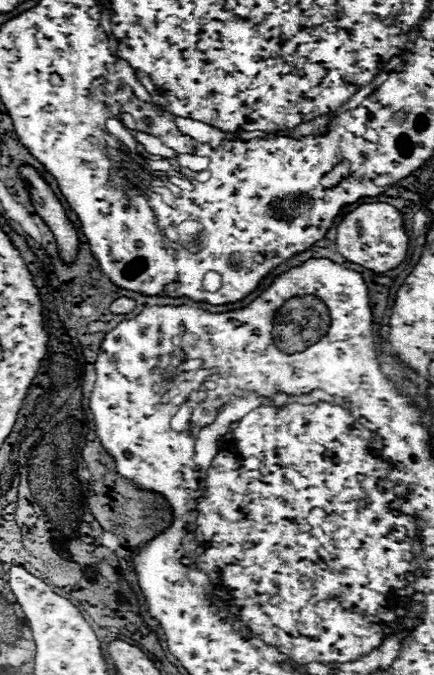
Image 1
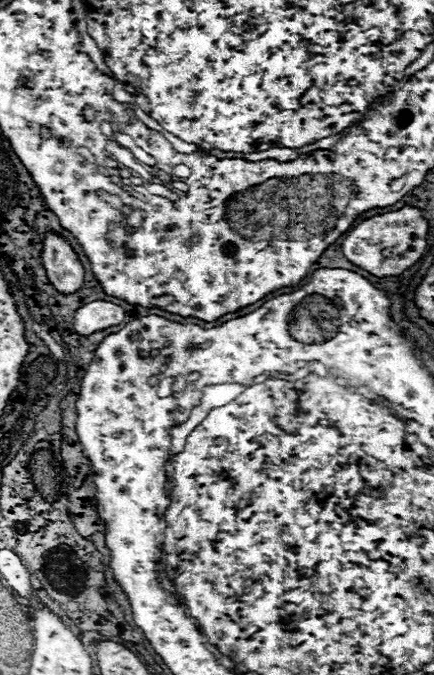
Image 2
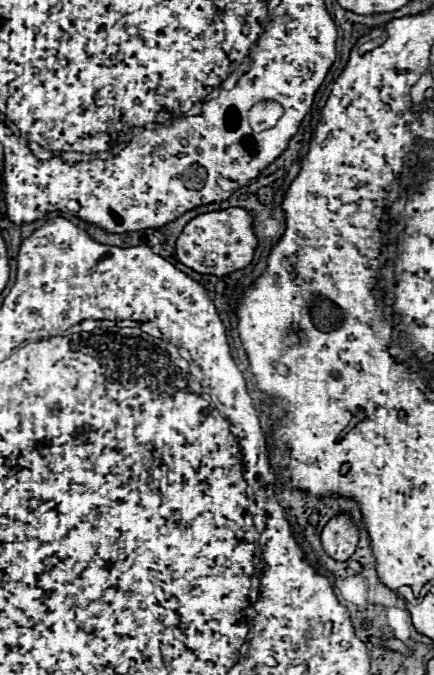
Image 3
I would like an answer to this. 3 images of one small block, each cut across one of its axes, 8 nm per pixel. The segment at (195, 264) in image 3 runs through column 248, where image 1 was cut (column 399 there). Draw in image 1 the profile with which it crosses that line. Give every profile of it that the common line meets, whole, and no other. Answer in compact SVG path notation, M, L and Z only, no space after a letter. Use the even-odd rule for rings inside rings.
M370 202L360 204L356 210L342 216L340 224L336 226L336 246L346 260L360 264L372 272L386 272L404 260L408 236L402 228L402 216L394 206L384 202Z

